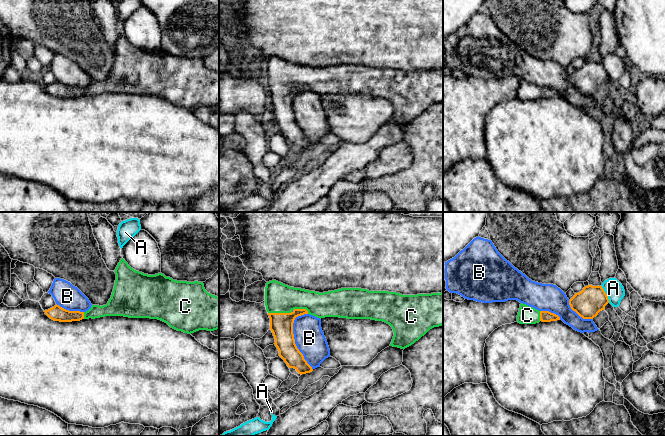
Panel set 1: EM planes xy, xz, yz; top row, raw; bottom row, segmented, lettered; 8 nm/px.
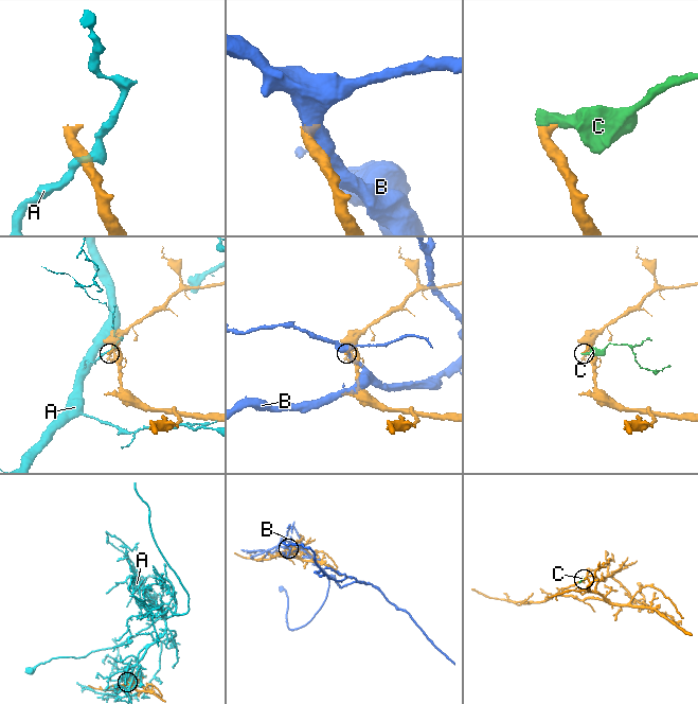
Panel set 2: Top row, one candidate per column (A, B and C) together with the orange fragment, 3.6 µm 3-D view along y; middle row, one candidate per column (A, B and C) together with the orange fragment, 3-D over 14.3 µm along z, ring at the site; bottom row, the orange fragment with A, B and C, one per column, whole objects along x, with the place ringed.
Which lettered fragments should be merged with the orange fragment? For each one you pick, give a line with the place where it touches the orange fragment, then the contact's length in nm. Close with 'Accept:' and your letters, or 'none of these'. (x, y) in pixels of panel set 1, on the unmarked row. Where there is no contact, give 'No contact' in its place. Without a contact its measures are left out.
C: Touches orange at xz (279, 89). Shared border 190 nm
Accept: C

